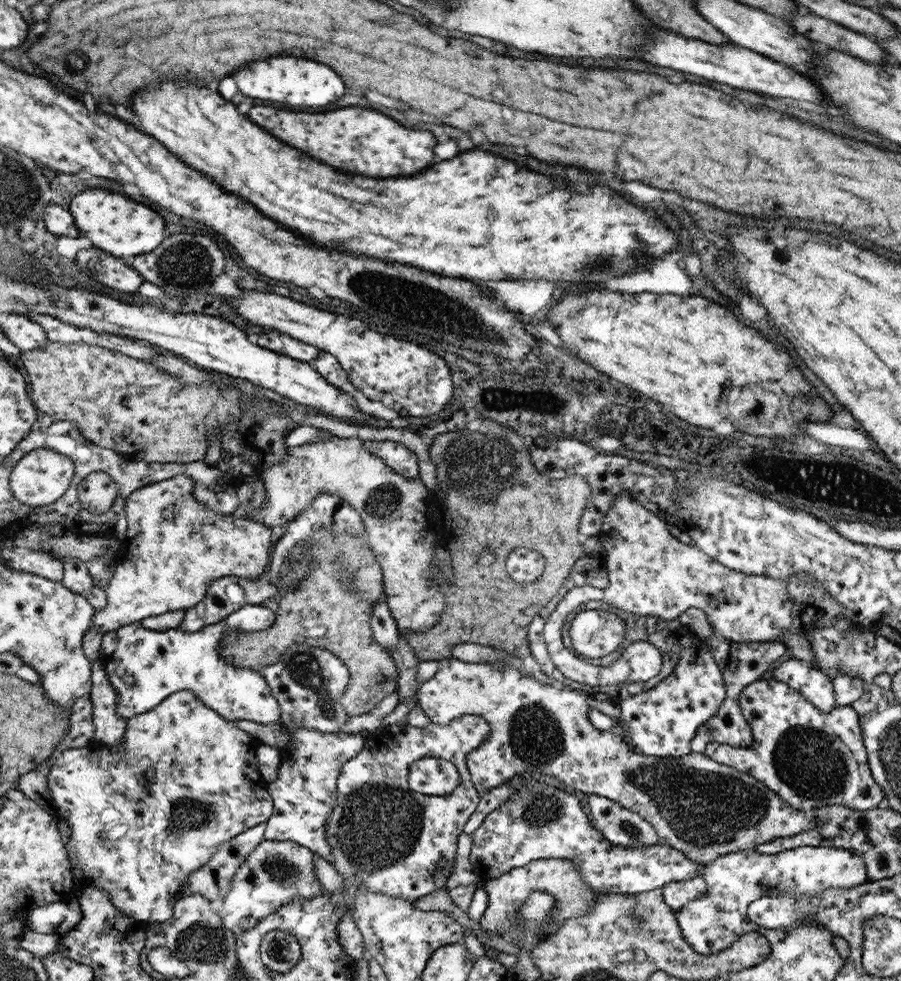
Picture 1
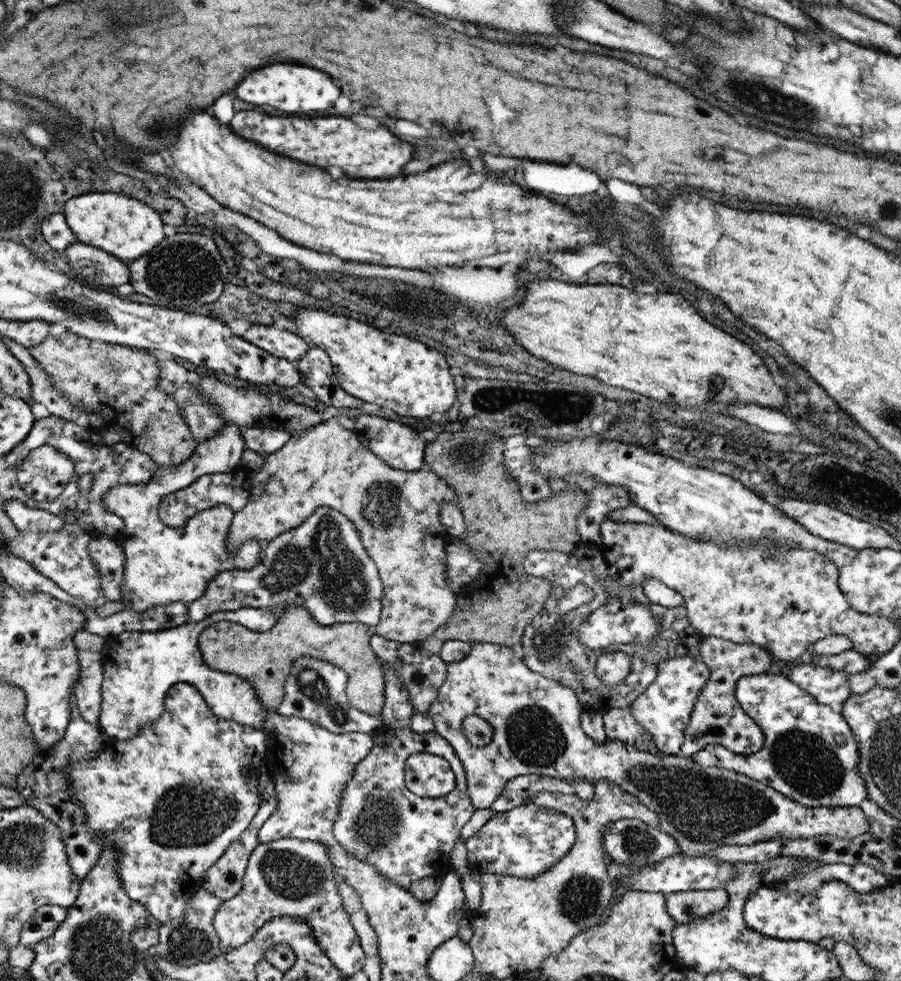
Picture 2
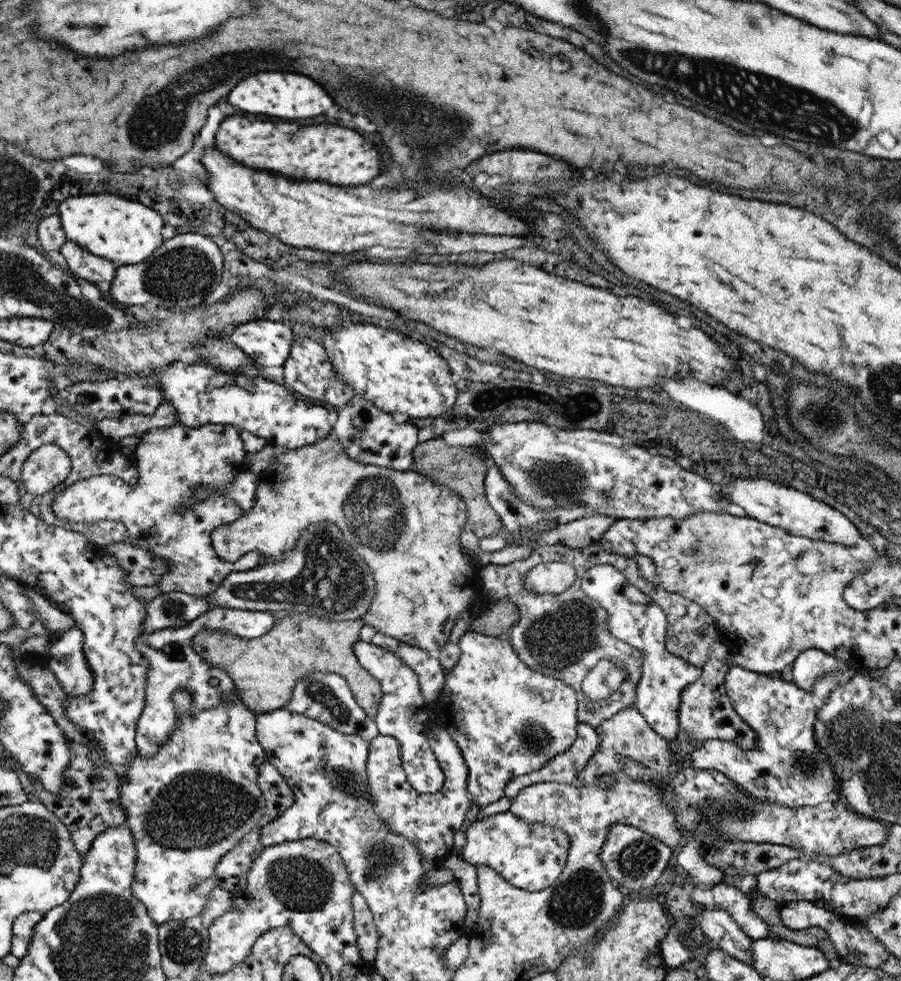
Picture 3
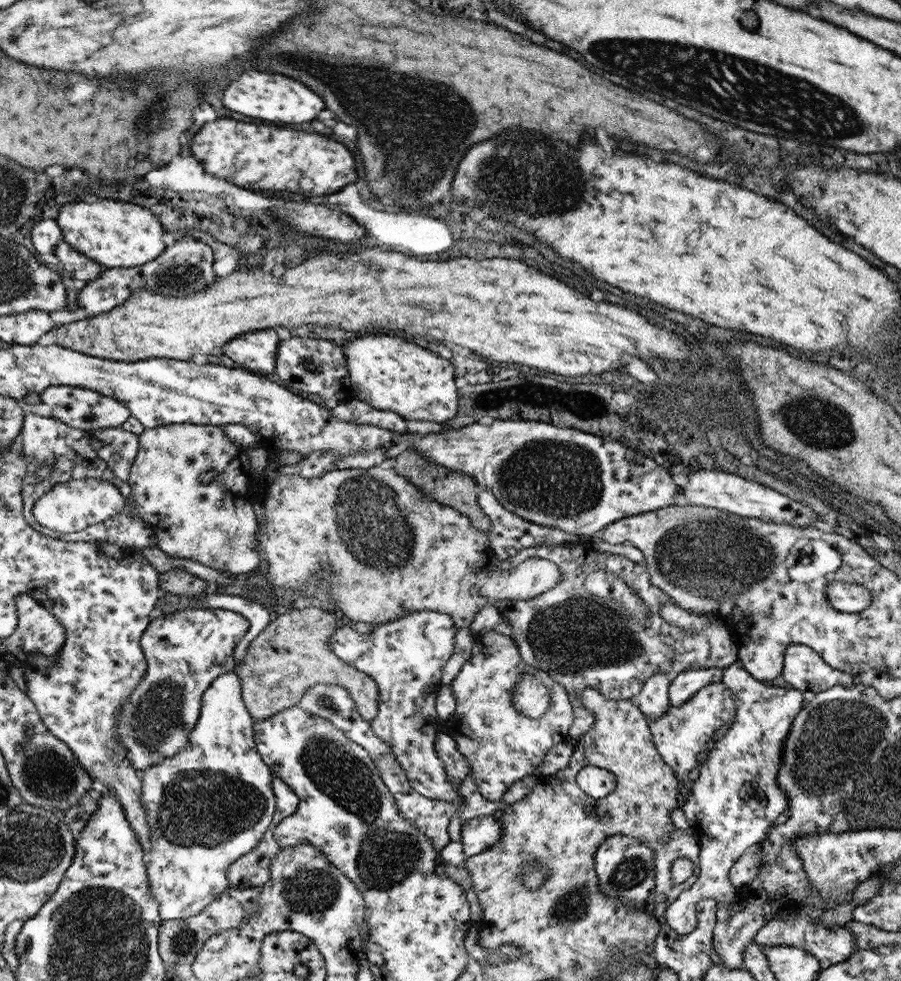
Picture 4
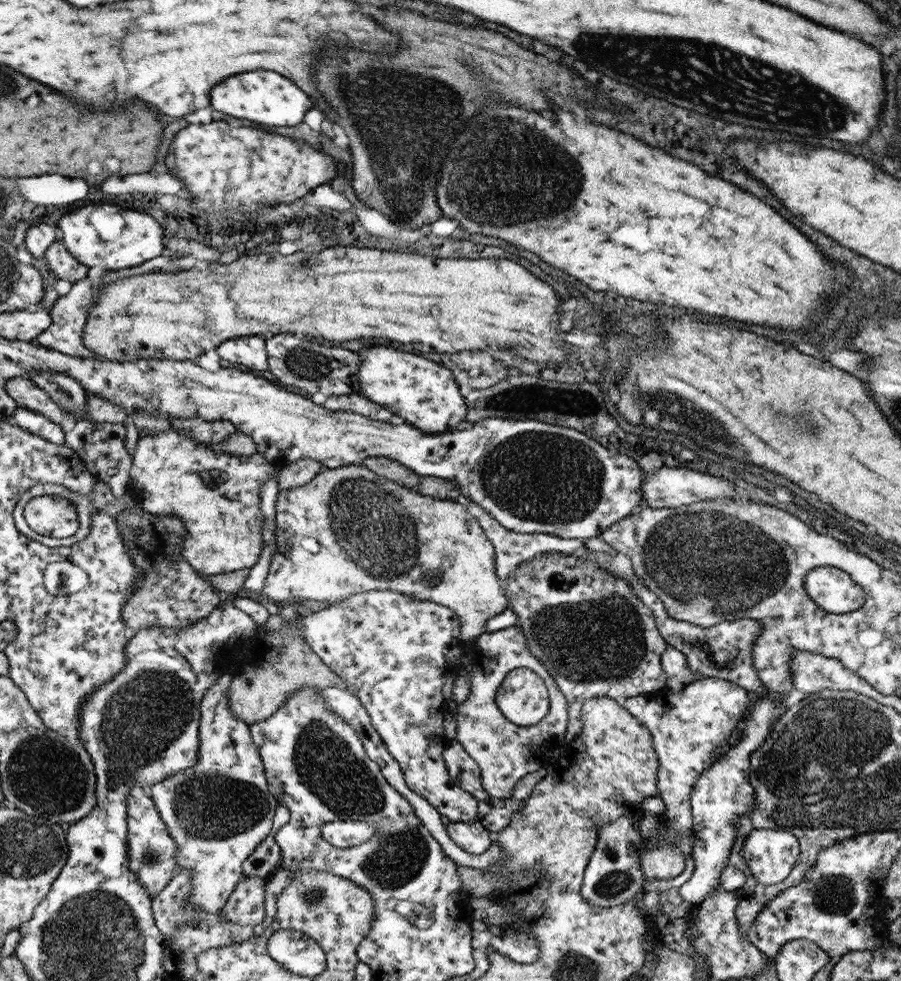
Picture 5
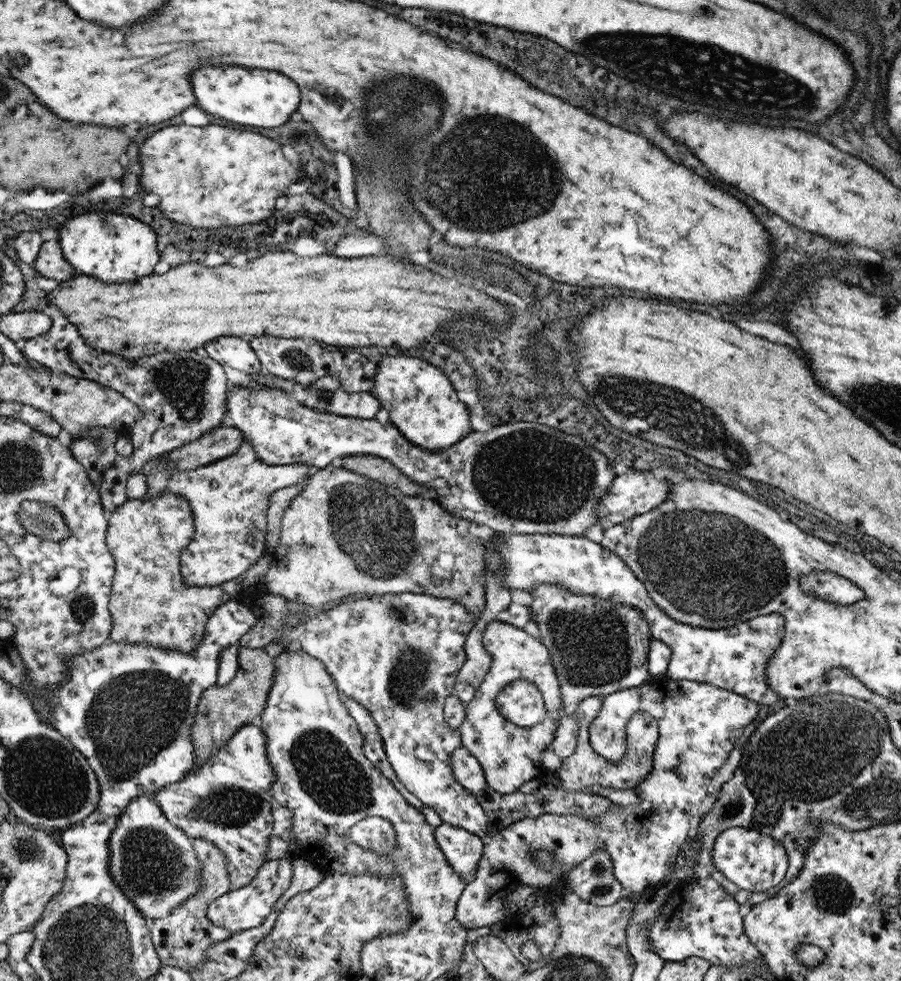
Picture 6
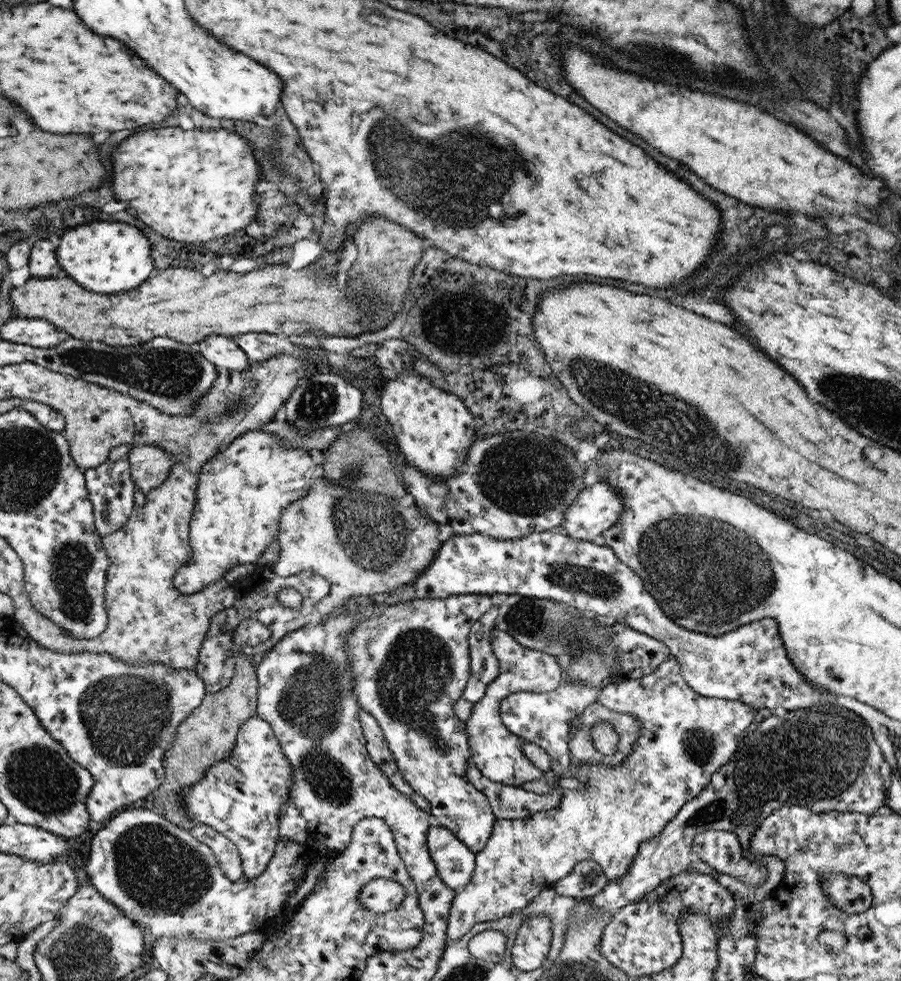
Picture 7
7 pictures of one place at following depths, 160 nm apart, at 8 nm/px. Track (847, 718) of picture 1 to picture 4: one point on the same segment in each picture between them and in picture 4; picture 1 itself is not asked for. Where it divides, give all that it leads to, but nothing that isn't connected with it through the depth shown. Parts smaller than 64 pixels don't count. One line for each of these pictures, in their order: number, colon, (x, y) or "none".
2: (808, 755)
3: (786, 768)
4: (733, 800)

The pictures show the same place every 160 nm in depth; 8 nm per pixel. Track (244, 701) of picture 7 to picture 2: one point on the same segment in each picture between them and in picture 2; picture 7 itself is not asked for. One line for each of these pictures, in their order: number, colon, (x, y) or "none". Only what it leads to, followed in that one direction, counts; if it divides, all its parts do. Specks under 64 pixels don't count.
2: (264, 659)
3: (265, 669)
4: (292, 654)
5: (281, 662)
6: (223, 710)

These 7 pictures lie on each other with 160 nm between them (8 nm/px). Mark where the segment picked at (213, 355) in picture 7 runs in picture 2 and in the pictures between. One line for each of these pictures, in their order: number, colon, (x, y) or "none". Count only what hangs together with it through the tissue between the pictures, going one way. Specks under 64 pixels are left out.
2: (280, 343)
3: (266, 343)
4: (255, 351)
5: (247, 353)
6: (234, 352)

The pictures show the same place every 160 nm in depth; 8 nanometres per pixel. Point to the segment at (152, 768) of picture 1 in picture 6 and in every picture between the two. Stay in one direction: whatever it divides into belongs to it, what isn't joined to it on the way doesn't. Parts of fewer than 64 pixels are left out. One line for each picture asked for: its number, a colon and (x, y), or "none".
2: (172, 799)
3: (188, 806)
4: (211, 803)
5: (218, 811)
6: (227, 800)

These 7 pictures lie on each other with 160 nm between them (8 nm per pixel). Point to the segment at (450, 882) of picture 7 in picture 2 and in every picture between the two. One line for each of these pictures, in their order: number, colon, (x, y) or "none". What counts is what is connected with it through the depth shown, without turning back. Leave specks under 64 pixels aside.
2: (523, 842)
3: (531, 856)
4: (477, 834)
5: (473, 837)
6: (463, 849)

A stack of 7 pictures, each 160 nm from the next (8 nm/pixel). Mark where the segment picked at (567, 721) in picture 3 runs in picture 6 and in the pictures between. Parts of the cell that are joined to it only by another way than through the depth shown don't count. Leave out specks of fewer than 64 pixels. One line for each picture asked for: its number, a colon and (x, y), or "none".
4: (501, 745)
5: (505, 753)
6: (509, 756)

